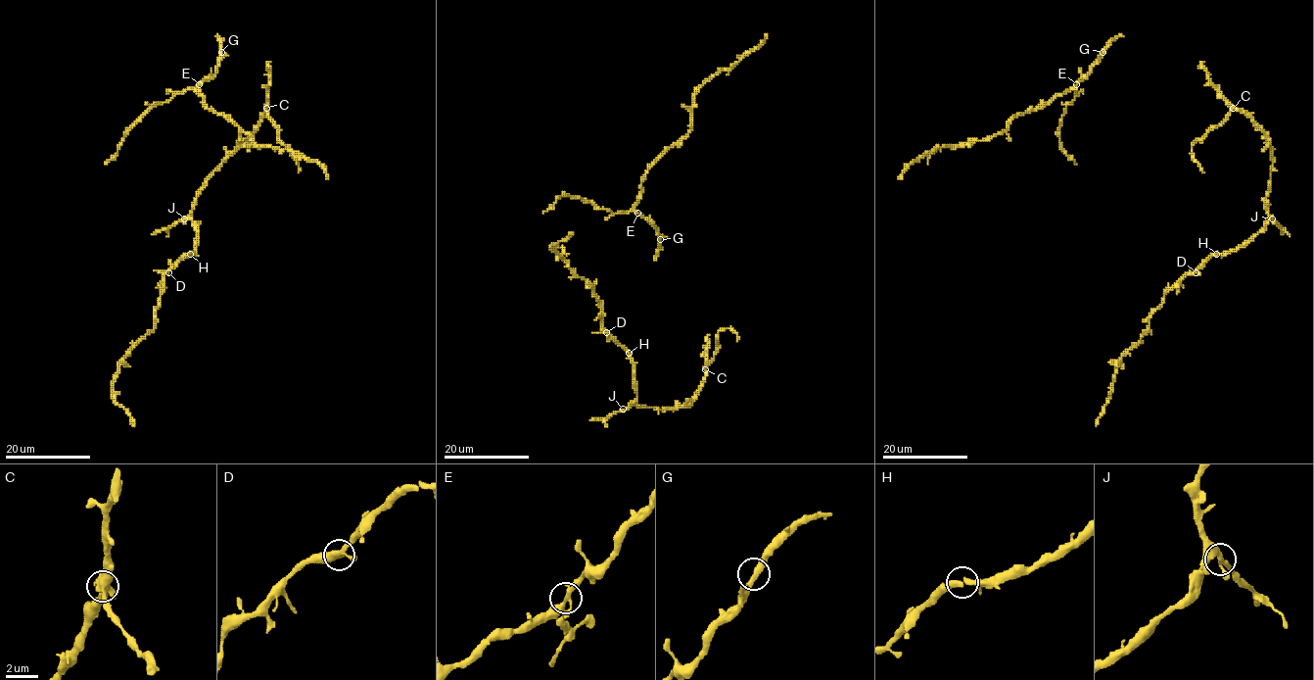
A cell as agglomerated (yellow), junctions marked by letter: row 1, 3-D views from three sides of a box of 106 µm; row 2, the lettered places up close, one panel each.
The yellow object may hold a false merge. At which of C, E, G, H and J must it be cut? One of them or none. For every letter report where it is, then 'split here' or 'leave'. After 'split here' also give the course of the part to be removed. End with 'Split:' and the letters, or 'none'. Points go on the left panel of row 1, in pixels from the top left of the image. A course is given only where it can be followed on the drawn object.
C: place (266, 108); leave
E: place (199, 84); leave
G: place (221, 52); leave
H: place (190, 254); leave
J: place (184, 218); leave
Split: none

